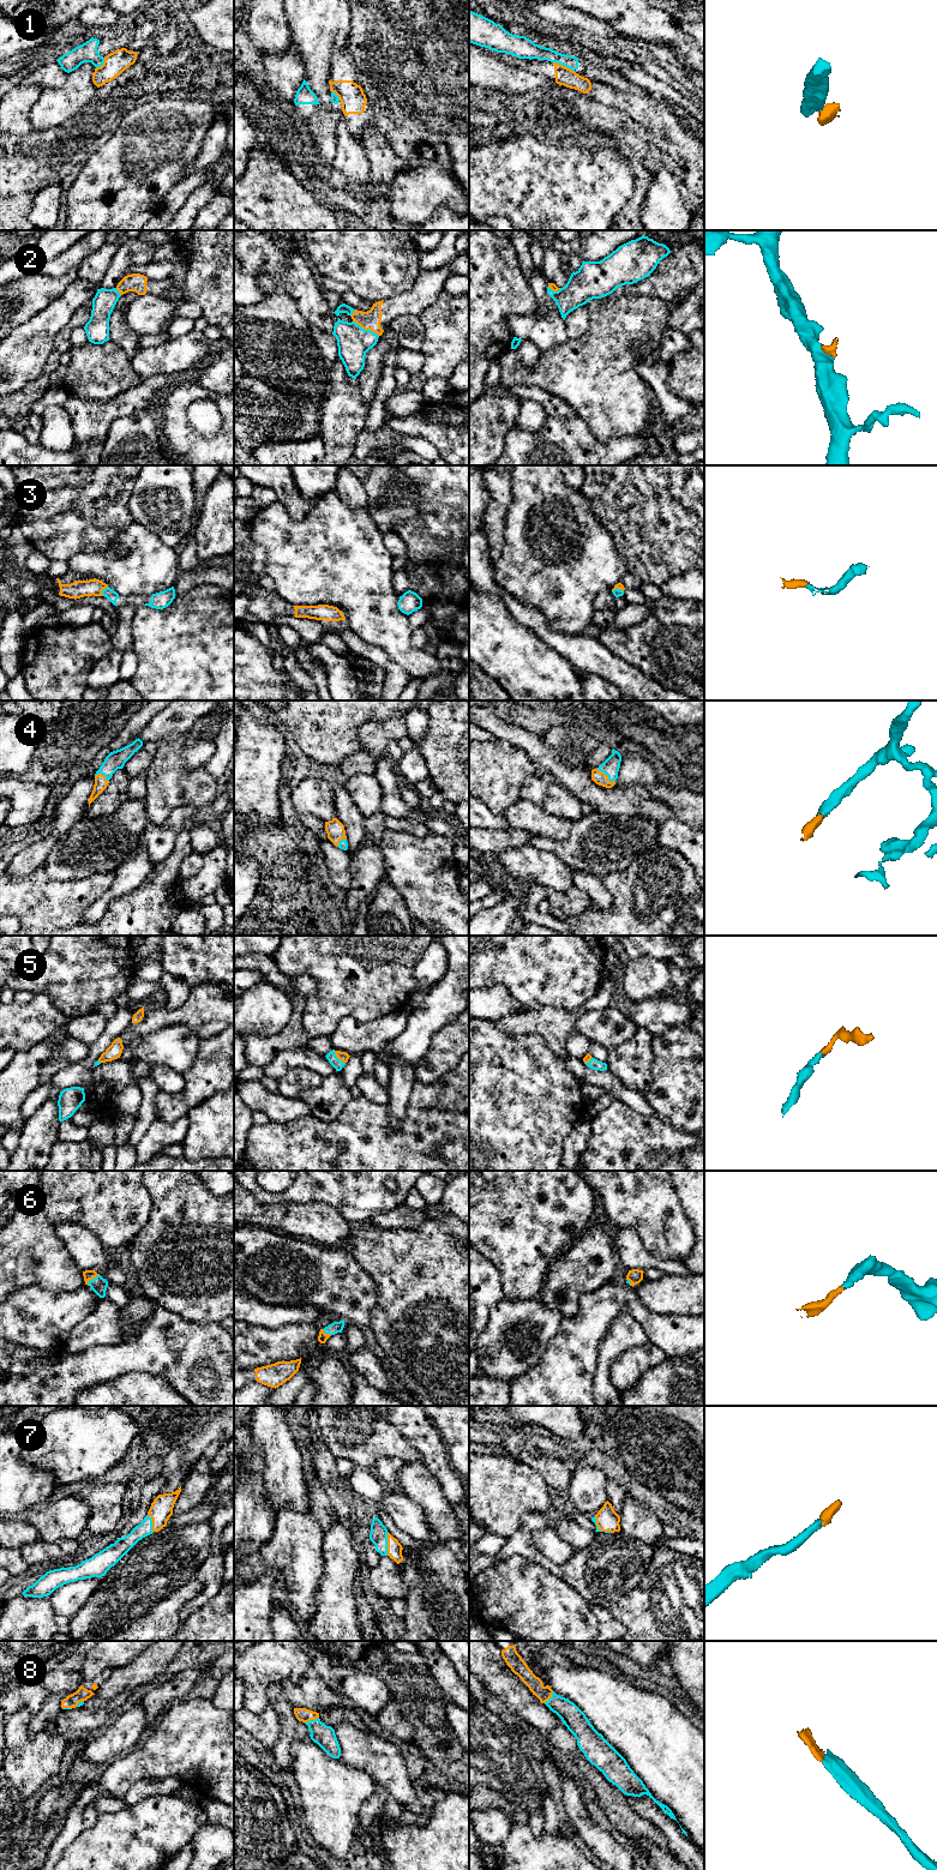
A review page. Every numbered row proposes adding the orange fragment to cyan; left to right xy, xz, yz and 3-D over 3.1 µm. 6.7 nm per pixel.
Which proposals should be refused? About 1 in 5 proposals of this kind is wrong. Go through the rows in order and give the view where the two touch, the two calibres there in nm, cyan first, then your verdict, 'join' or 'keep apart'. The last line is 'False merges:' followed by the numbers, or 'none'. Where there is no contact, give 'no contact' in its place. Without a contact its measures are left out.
1: yz | 110/120 nm | keep apart
2: xz | 220/130 nm | join
3: xy | 70/120 nm | join
4: yz | 110/90 nm | join
5: xz | 70/60 nm | join
6: xy | 110/70 nm | join
7: xz | 120/100 nm | join
8: xz | 150/90 nm | join
False merges: 1

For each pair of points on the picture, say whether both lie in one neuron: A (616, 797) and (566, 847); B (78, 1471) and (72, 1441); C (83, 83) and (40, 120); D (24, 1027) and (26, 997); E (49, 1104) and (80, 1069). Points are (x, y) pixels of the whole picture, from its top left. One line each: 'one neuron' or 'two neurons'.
A: two neurons
B: one neuron
C: one neuron
D: two neurons
E: two neurons

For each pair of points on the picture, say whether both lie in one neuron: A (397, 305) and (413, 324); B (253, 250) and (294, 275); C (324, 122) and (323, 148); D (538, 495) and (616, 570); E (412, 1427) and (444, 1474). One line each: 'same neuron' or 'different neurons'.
A: different neurons
B: same neuron
C: same neuron
D: same neuron
E: same neuron

